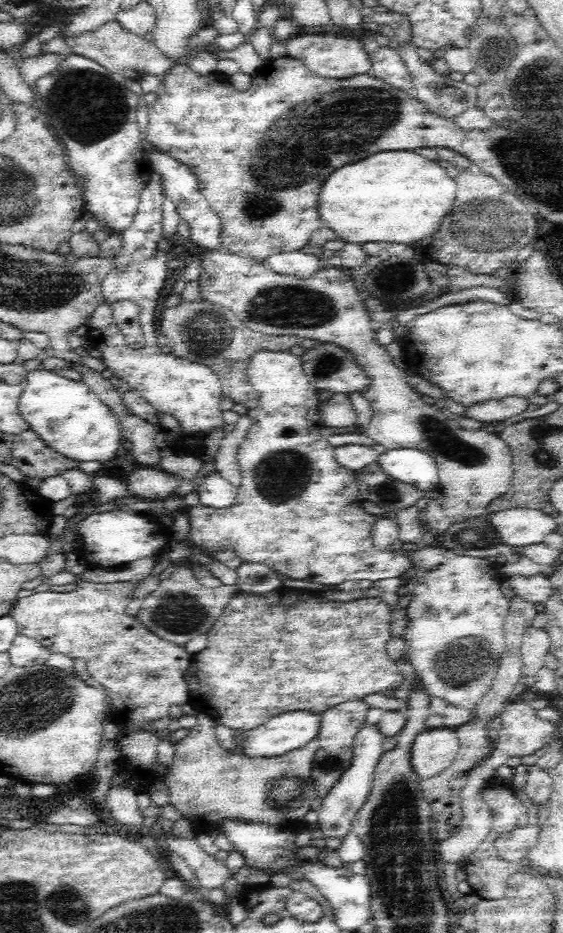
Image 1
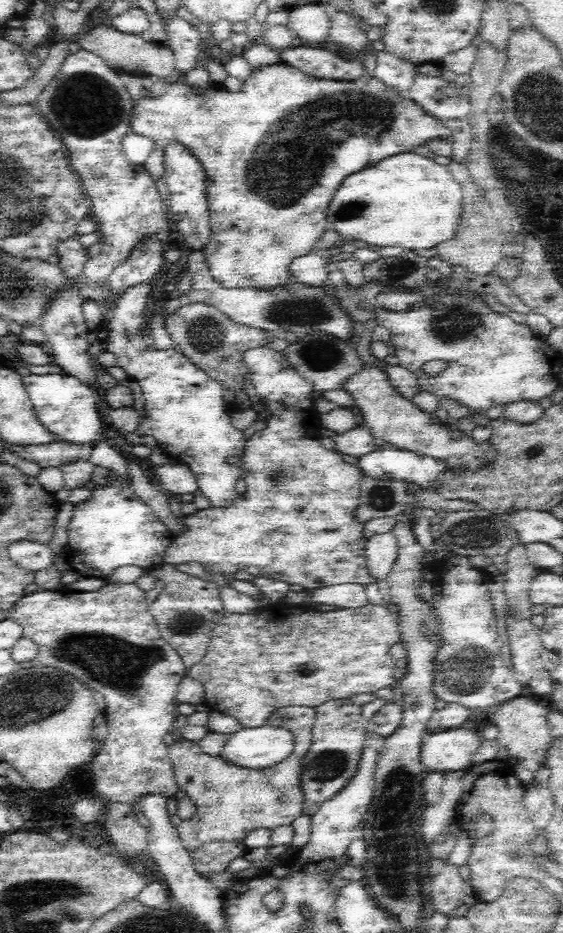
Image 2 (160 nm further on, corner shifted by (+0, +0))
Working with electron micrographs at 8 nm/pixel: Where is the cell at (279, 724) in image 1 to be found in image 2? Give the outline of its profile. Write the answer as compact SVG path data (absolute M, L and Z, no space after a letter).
M262 725L228 736L219 754L224 761L248 769L263 769L282 762L292 752L290 730Z

